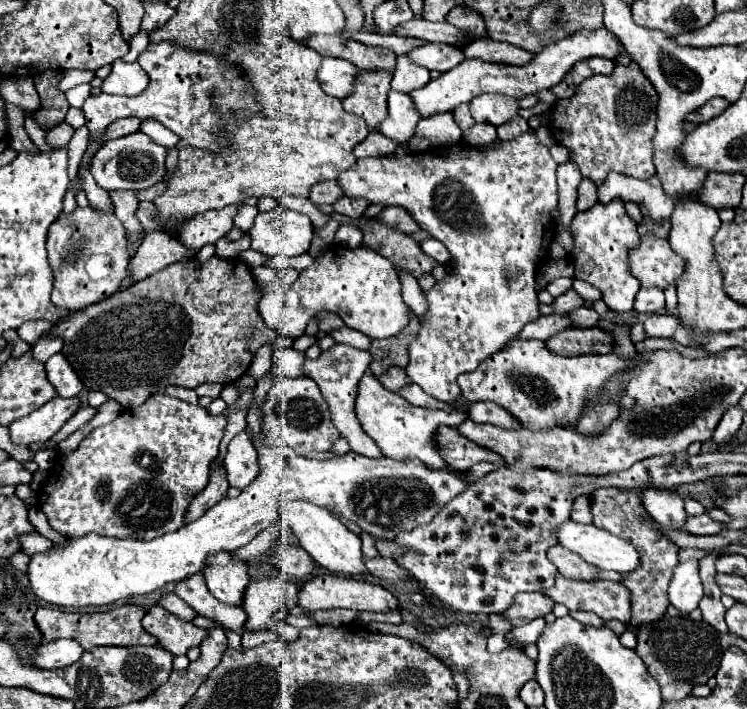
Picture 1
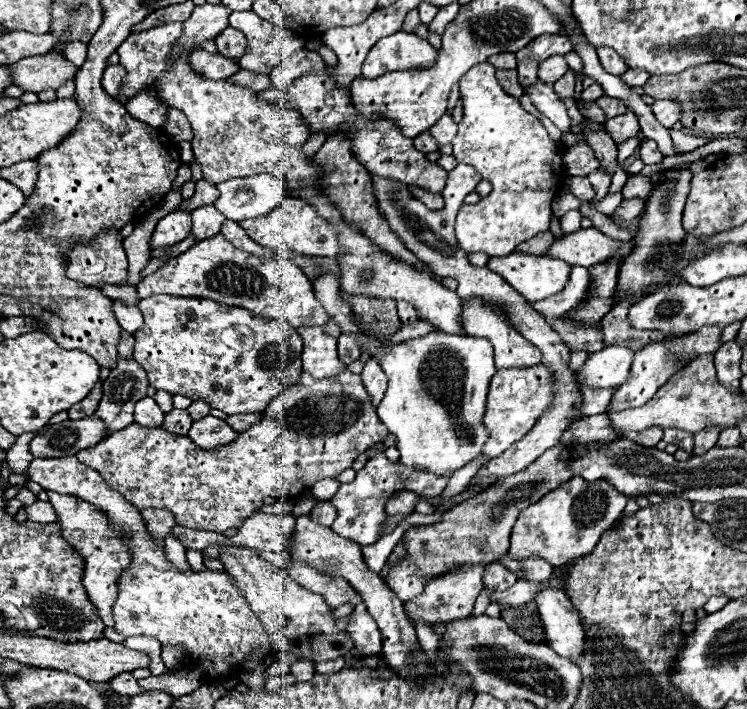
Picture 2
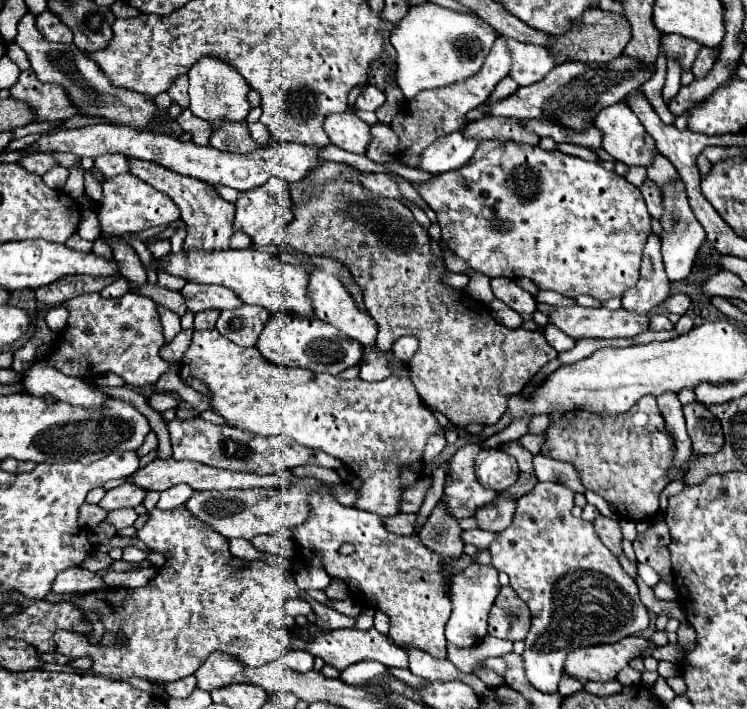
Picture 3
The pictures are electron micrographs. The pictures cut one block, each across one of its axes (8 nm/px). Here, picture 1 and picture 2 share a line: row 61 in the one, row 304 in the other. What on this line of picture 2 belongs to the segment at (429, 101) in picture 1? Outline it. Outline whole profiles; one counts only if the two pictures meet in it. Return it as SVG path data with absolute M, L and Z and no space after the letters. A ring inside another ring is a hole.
M572 266L568 286L560 294L554 294L552 298L534 302L532 308L536 312L540 312L542 316L566 316L568 312L572 312L574 308L578 308L578 304L582 304L586 300L588 290L590 290L588 268ZM464 300L464 310L462 310L462 322L466 324L466 334L468 336L476 336L476 338L488 338L494 346L494 360L496 360L496 368L498 370L506 370L506 368L532 368L538 366L542 360L540 350L536 350L536 346L528 346L528 340L524 340L516 328L512 330L512 326L506 322L504 316L500 316L494 308L490 306L482 306L480 300L468 302Z

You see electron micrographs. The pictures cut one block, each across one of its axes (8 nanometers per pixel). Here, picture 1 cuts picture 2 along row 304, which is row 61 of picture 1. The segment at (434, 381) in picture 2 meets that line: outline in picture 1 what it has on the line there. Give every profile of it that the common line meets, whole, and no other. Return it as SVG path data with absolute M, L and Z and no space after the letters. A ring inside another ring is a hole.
M324 58L318 70L318 82L326 94L348 98L354 92L354 82L360 70L342 58Z

